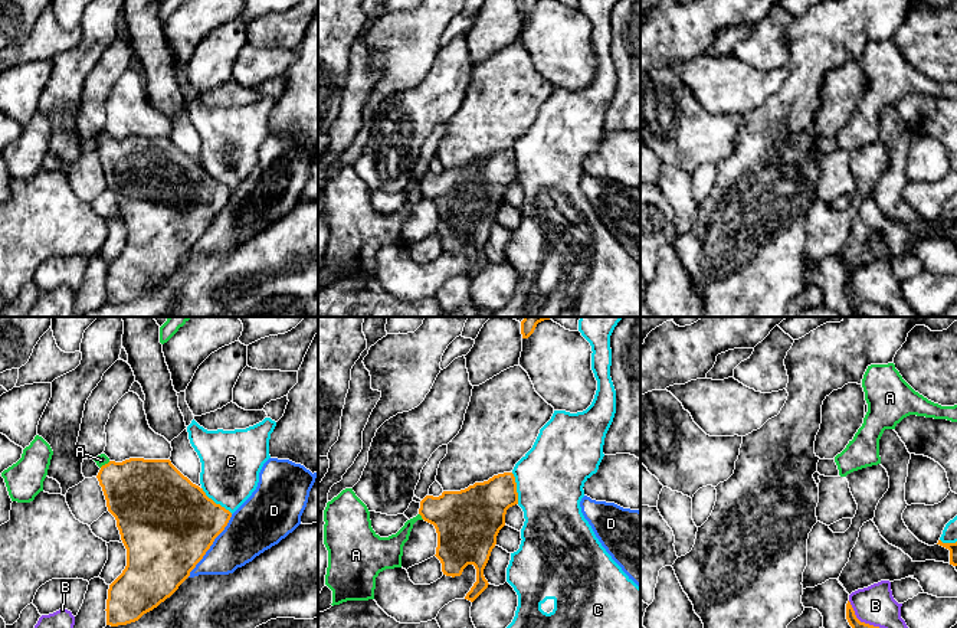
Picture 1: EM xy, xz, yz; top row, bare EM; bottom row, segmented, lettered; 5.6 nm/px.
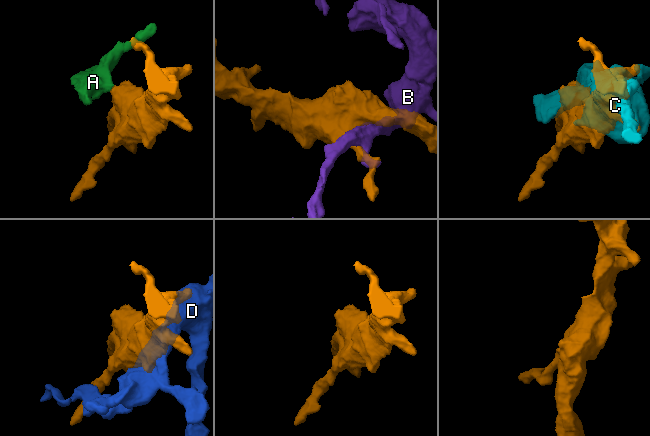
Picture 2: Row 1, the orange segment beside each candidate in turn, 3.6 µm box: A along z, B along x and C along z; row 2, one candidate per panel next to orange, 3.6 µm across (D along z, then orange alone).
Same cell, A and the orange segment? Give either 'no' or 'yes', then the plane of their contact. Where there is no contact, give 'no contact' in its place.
yes; meets orange in xy

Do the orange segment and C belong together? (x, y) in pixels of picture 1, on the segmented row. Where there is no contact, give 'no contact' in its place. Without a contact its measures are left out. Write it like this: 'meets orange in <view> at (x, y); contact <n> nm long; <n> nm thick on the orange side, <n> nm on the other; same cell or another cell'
meets orange in xy at (215, 503); contact 220 nm long; 460 nm thick on the orange side, 340 nm on the other; another cell

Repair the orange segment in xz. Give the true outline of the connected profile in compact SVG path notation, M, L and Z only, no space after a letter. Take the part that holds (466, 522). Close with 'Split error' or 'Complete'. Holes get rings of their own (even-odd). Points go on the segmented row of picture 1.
M504 472L461 491L426 495L416 517L396 534L380 537L371 527L367 506L353 488L343 490L324 510L325 585L332 591L331 605L374 599L376 578L386 569L402 568L403 546L417 520L436 529L435 556L443 575L461 576L468 565L475 566L476 582L465 596L473 602L489 585L484 569L505 526L507 510L515 504L515 477Z. Split error

